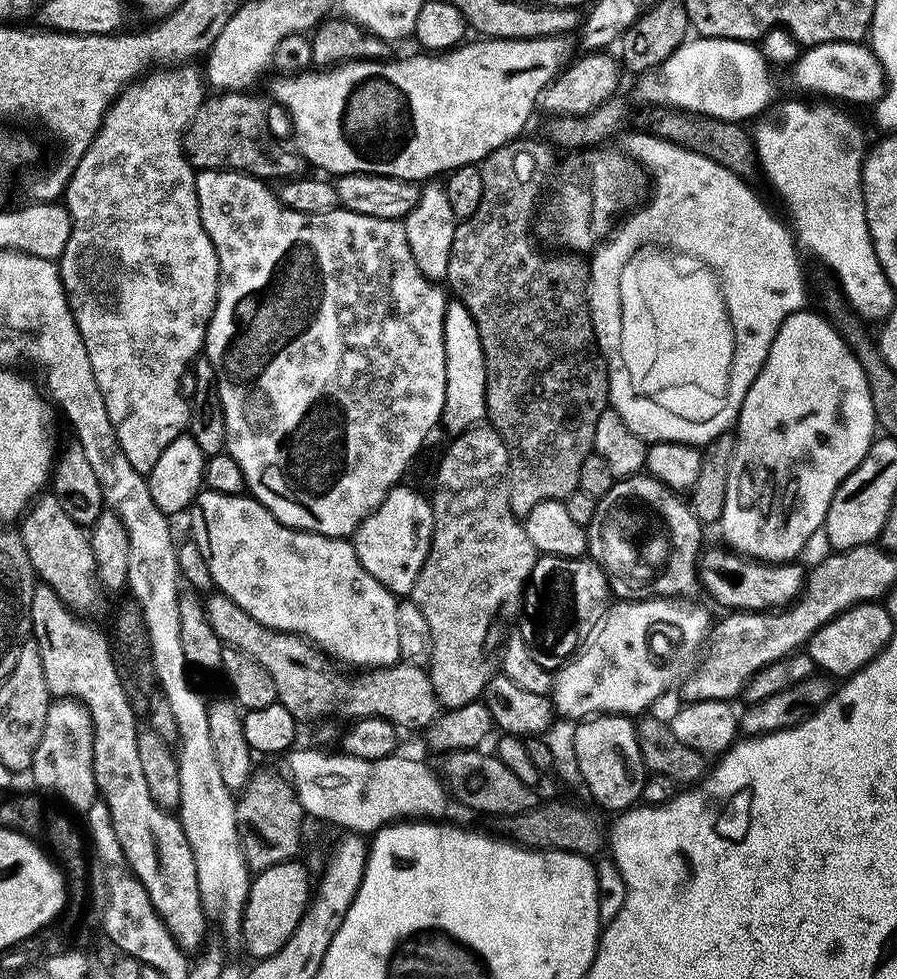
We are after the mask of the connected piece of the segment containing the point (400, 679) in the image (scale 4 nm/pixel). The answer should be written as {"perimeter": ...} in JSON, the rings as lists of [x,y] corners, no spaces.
{"perimeter":[[[213,591],[208,597],[209,600],[203,601],[204,613],[221,645],[242,650],[242,654],[254,658],[263,666],[266,674],[274,678],[277,701],[294,714],[297,722],[316,720],[319,716],[345,716],[348,722],[377,716],[389,720],[400,730],[424,730],[440,716],[441,706],[427,671],[421,665],[397,662],[388,668],[356,670],[351,673],[353,676],[347,676],[303,636],[262,627],[257,620],[250,618],[250,614],[246,614],[246,610],[242,610],[242,606],[218,591]]]}

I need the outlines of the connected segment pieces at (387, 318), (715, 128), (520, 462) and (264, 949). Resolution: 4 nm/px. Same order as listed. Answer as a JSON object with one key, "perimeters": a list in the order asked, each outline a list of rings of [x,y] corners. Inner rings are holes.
{"perimeters":[[[[205,168],[196,172],[196,193],[198,194],[198,210],[202,214],[202,226],[206,234],[210,234],[210,242],[214,242],[214,250],[218,254],[220,263],[220,285],[216,295],[216,305],[212,311],[212,321],[208,324],[208,333],[204,339],[204,352],[214,366],[214,374],[217,376],[217,392],[220,395],[221,410],[225,418],[226,452],[231,455],[241,468],[244,475],[244,487],[250,493],[253,500],[257,500],[278,522],[282,522],[287,528],[297,530],[340,530],[336,528],[348,528],[355,530],[370,513],[382,502],[388,491],[397,487],[404,476],[404,471],[412,464],[412,459],[420,452],[424,439],[432,432],[432,427],[440,424],[440,415],[444,412],[446,402],[446,346],[444,345],[444,319],[446,318],[446,306],[449,297],[445,289],[435,280],[428,280],[418,270],[418,262],[414,262],[414,254],[410,254],[410,242],[406,242],[406,226],[403,219],[391,220],[390,218],[374,218],[366,214],[351,212],[348,208],[337,206],[326,214],[304,214],[298,210],[290,210],[281,202],[279,195],[272,192],[260,180],[255,180],[248,172],[233,172],[222,168]]],[[[665,109],[656,113],[652,122],[653,135],[664,140],[672,141],[676,145],[700,153],[712,161],[718,162],[724,169],[730,170],[735,176],[747,180],[759,175],[759,156],[751,133],[743,129],[741,123],[722,121],[707,116],[692,115],[689,112],[677,109]]],[[[517,138],[503,144],[498,150],[490,153],[485,160],[480,161],[479,167],[482,174],[484,189],[482,190],[482,200],[474,214],[461,219],[454,230],[454,242],[450,246],[450,266],[446,277],[447,287],[452,287],[451,295],[457,300],[461,300],[470,310],[474,322],[478,326],[478,338],[482,338],[482,350],[488,348],[486,357],[486,374],[488,389],[486,390],[487,423],[491,424],[494,430],[506,442],[508,456],[508,497],[510,506],[514,515],[524,518],[530,514],[534,506],[547,500],[565,501],[569,495],[581,487],[580,475],[584,472],[584,462],[589,458],[594,450],[594,429],[598,424],[598,418],[609,407],[608,398],[608,363],[605,362],[604,356],[600,353],[600,343],[596,340],[596,331],[592,325],[592,308],[588,304],[588,277],[590,275],[590,264],[583,255],[580,254],[560,254],[564,256],[547,256],[544,252],[536,249],[536,244],[532,241],[532,215],[536,212],[536,199],[540,196],[540,183],[543,182],[544,172],[552,164],[553,149],[547,143],[539,144],[536,140],[524,140]],[[544,434],[556,434],[552,440],[544,440]],[[520,444],[536,444],[536,452],[524,452]],[[572,444],[584,444],[584,448],[576,448],[572,452]]],[[[295,859],[283,861],[281,864],[272,865],[269,869],[255,873],[251,877],[249,894],[244,904],[244,916],[241,922],[239,939],[244,942],[244,948],[252,955],[253,961],[270,958],[270,954],[278,954],[282,946],[294,934],[298,922],[303,918],[310,903],[310,884],[308,888],[308,872],[302,865],[296,864]]]]}

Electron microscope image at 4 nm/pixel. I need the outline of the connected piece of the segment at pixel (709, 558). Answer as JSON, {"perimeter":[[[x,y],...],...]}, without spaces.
{"perimeter":[[[705,543],[702,548],[702,588],[709,592],[724,610],[767,612],[783,610],[804,590],[806,568],[800,562],[766,564],[741,556],[719,543]]]}

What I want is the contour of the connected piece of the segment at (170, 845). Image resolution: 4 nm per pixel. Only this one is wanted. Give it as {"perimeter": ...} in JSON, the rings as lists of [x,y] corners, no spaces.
{"perimeter":[[[37,583],[30,598],[31,639],[38,642],[38,650],[42,654],[42,674],[46,674],[46,686],[49,693],[56,698],[77,700],[92,719],[94,736],[94,778],[99,795],[110,810],[110,818],[114,822],[114,834],[118,834],[118,842],[128,859],[128,865],[134,874],[146,886],[146,894],[150,894],[150,902],[154,902],[154,910],[162,918],[162,922],[170,930],[170,934],[185,952],[192,954],[205,943],[206,911],[199,894],[198,870],[195,868],[194,854],[191,853],[190,842],[179,819],[171,811],[160,808],[151,798],[146,786],[145,775],[142,774],[141,759],[138,758],[138,713],[127,700],[118,670],[112,659],[110,640],[92,624],[84,621],[81,613],[68,607],[49,584]]]}

